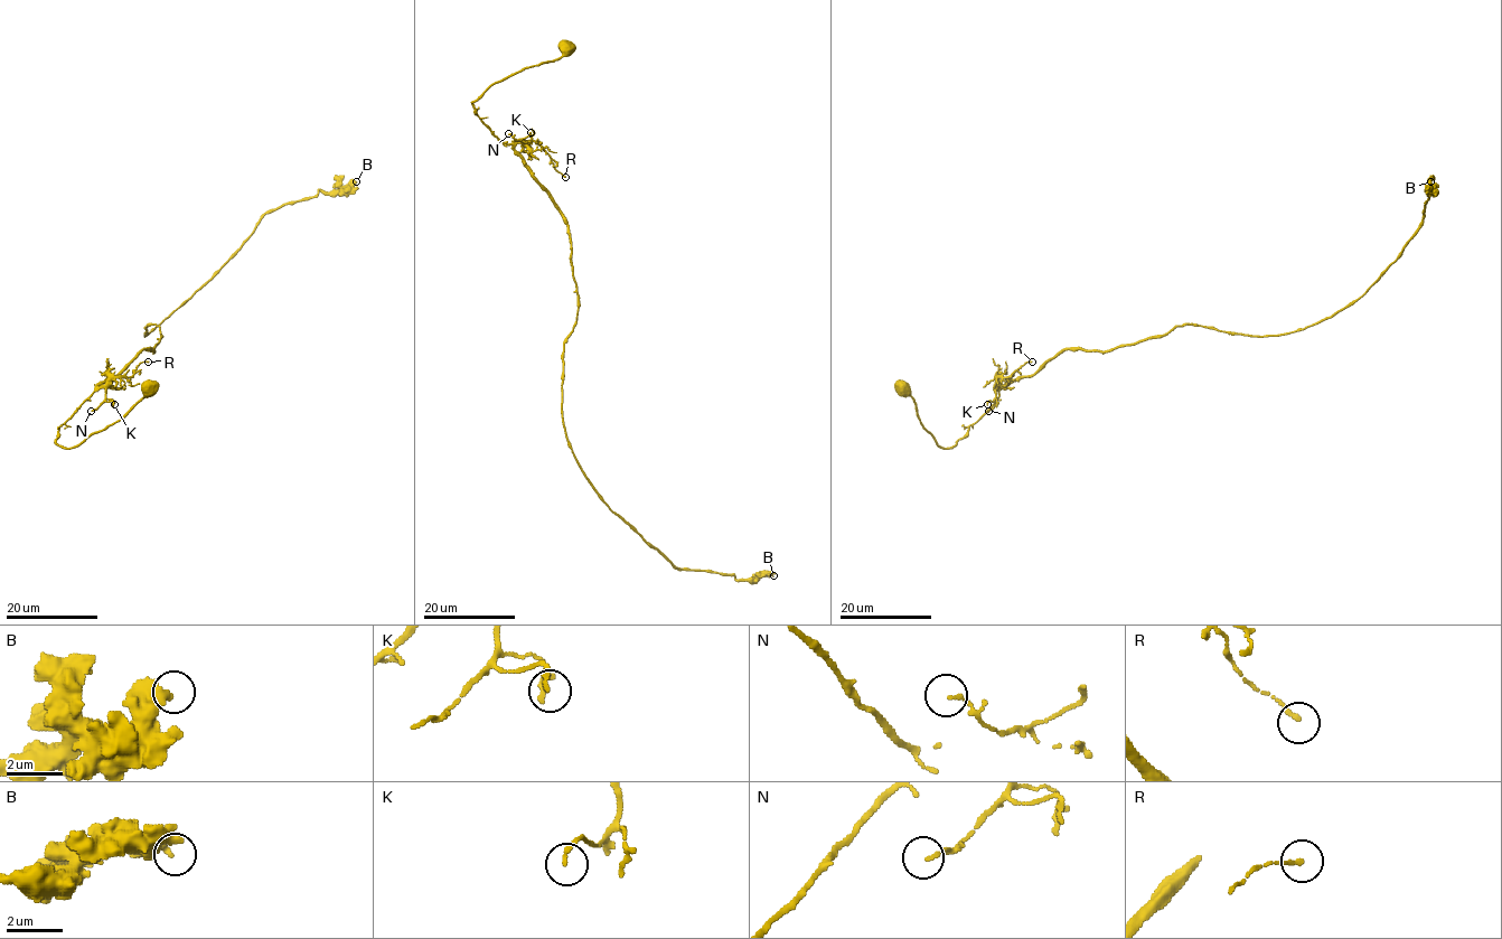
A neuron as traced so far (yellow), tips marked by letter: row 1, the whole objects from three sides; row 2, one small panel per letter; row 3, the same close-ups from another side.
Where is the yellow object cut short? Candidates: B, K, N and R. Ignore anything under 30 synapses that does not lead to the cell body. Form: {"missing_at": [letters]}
{"missing_at": []}

